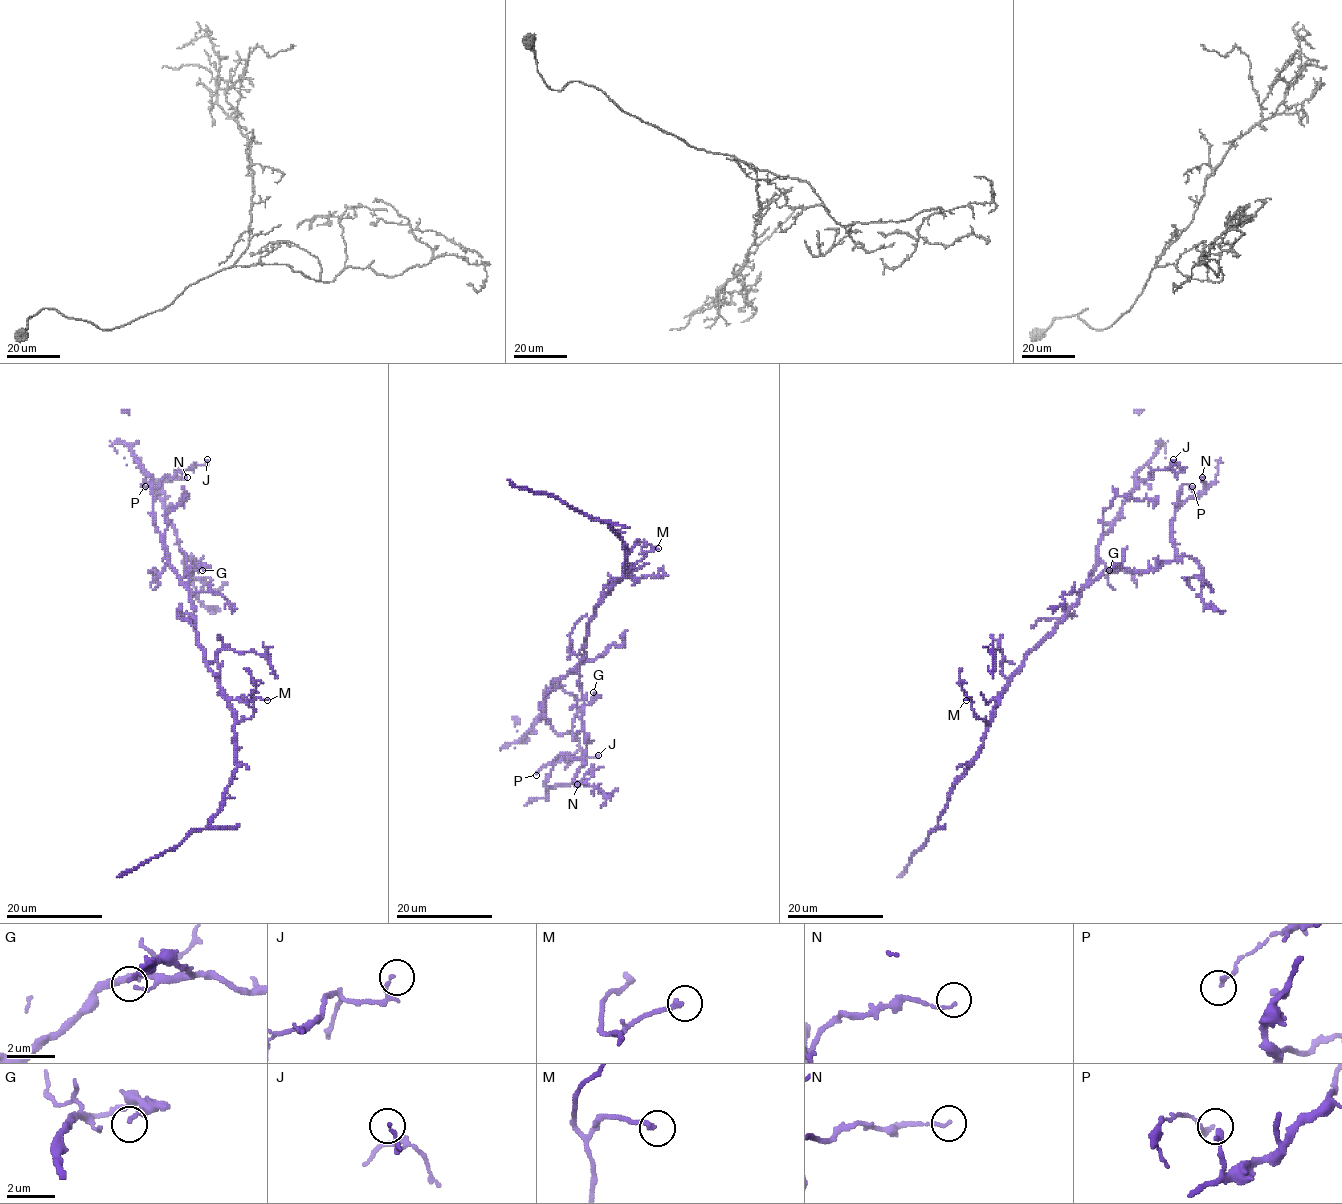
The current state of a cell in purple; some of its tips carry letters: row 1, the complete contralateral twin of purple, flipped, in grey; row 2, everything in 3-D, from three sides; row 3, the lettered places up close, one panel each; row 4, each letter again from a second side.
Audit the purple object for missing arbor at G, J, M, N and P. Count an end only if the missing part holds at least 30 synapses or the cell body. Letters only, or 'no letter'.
no letter

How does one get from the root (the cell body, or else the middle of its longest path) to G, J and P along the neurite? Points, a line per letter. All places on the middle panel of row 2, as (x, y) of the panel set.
G: (593, 612), (585, 656), (579, 667), (579, 685), (586, 704), (593, 700), (593, 692)
J: (593, 612), (585, 656), (553, 681), (545, 696), (544, 716), (557, 733), (573, 733), (586, 758), (598, 755)
P: (593, 612), (579, 667), (587, 752), (575, 759), (559, 754), (536, 775)

